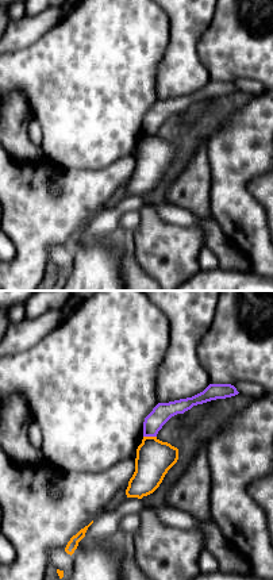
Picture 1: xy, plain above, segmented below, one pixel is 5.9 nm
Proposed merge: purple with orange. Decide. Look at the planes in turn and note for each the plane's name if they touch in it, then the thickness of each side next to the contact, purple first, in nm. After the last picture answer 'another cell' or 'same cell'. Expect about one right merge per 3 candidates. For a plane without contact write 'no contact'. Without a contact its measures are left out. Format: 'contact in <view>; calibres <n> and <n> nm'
contact in xy; calibres 110 and 220 nm

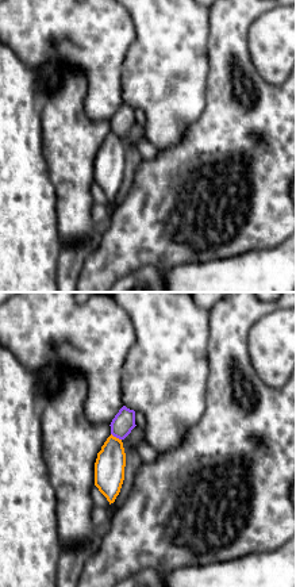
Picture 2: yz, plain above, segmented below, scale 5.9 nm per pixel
contact in yz; calibres 130 and 180 nm

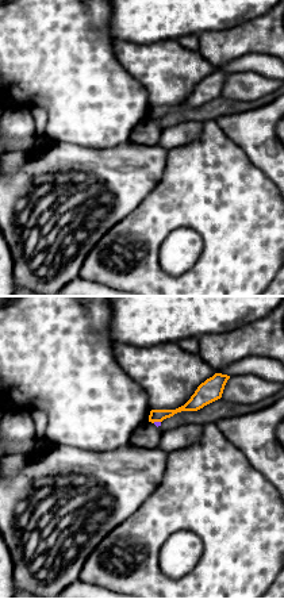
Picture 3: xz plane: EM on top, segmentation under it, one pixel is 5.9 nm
contact in xz; calibres 30 and 80 nm

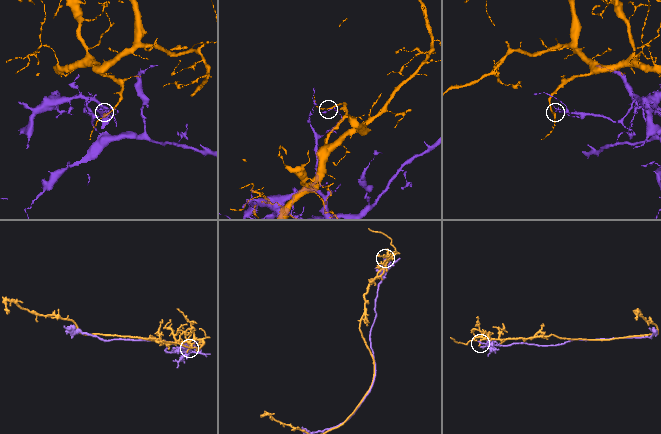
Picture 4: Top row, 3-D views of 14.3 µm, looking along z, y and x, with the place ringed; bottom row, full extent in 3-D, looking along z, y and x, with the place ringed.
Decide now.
another cell

